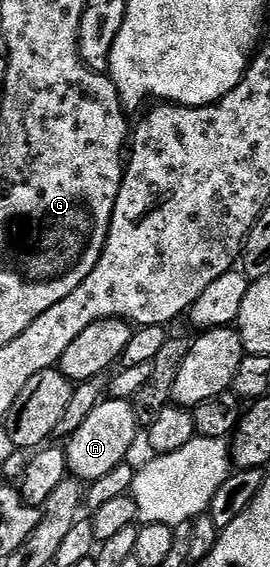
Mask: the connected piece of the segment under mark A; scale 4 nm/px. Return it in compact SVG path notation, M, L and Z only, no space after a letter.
M108 397L102 399L83 425L66 442L68 472L83 483L92 483L105 477L130 458L129 450L137 439L137 433L139 426L130 400Z

